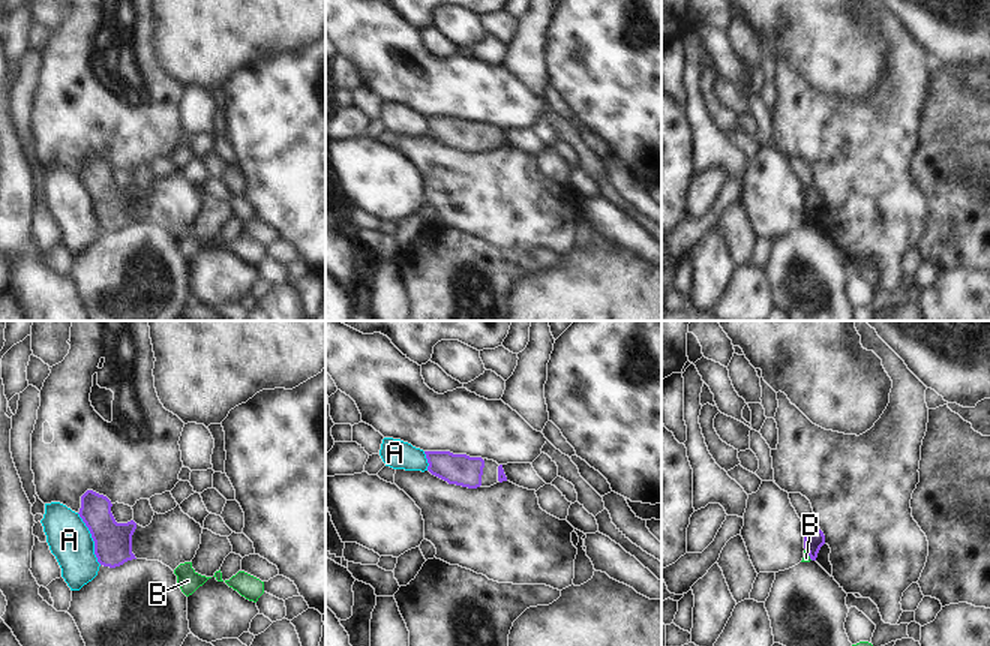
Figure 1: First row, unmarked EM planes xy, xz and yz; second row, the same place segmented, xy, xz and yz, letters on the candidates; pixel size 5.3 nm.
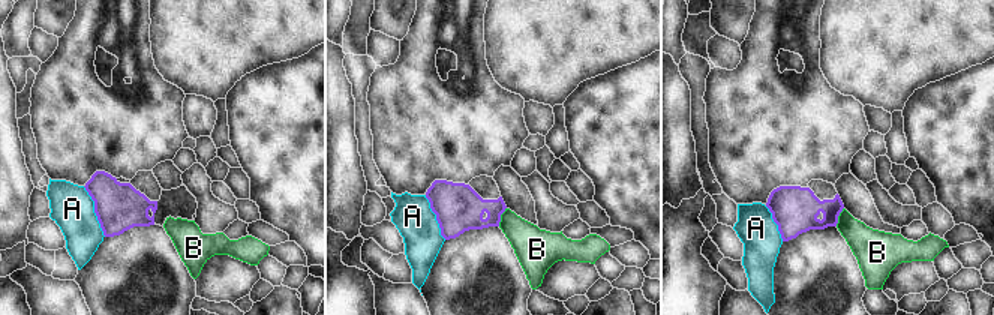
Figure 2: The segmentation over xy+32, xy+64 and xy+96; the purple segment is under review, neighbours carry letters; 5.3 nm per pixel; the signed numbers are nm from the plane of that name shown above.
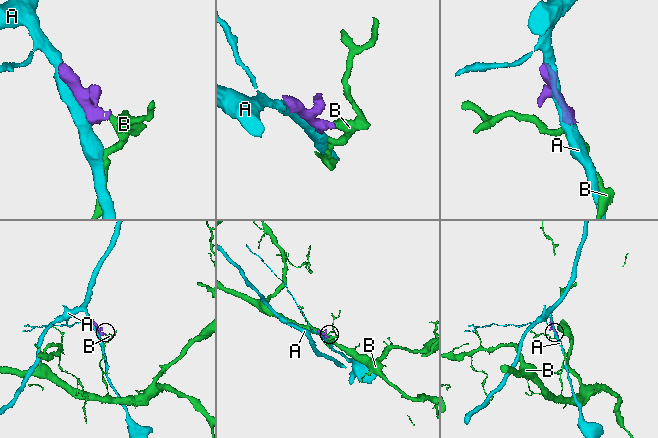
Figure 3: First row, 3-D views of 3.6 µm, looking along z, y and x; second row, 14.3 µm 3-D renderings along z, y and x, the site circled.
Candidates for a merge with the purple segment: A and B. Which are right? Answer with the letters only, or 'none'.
none

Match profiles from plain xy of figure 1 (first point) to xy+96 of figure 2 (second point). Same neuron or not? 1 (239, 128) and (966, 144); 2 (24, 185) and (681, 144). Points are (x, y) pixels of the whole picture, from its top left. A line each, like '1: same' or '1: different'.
1: same
2: same

